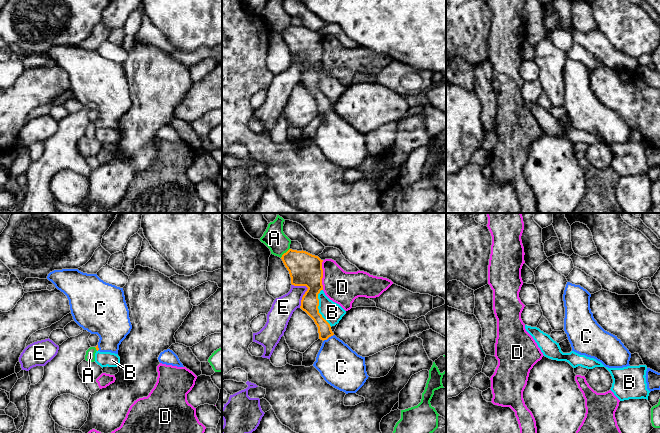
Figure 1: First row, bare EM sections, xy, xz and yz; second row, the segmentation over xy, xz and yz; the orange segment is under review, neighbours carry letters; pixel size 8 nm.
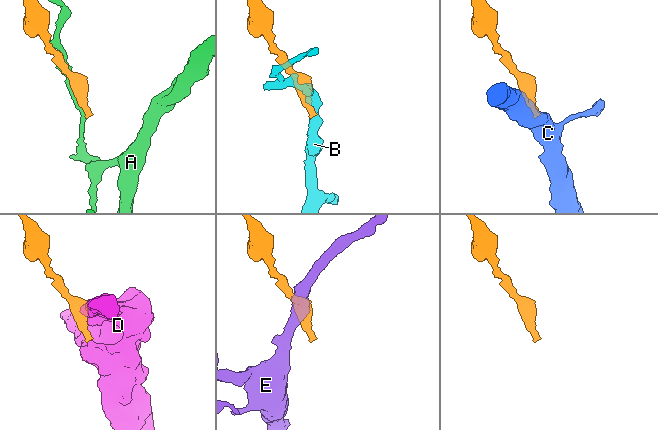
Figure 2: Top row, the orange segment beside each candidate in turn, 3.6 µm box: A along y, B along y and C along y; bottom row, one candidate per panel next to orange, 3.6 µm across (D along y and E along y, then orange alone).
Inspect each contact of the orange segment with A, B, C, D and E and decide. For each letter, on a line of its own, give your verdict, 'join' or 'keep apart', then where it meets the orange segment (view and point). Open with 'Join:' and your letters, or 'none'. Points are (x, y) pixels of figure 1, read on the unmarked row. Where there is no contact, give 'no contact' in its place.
Join: C
A: keep apart; meets orange in xz at (284, 29)
B: keep apart; meets orange in xz at (317, 84)
C: join; meets orange in xz at (328, 113)
D: keep apart; meets orange in xz at (322, 51)
E: keep apart; meets orange in xz at (307, 66)

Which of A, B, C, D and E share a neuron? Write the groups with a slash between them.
A / B / C / D / E

